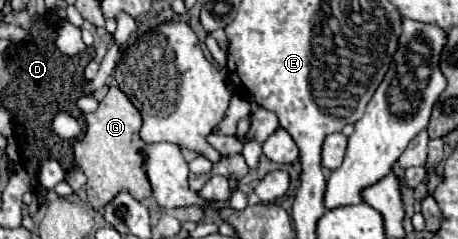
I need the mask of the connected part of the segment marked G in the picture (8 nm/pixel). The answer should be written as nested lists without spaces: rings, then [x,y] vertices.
[[[109,87],[107,95],[99,103],[95,113],[83,115],[87,123],[85,137],[75,143],[75,161],[87,175],[87,199],[93,209],[105,207],[117,193],[127,191],[137,201],[145,201],[151,197],[149,191],[149,179],[145,179],[145,169],[141,167],[141,153],[137,147],[141,147],[141,115],[133,107],[133,103],[127,99],[127,95],[117,87]]]

